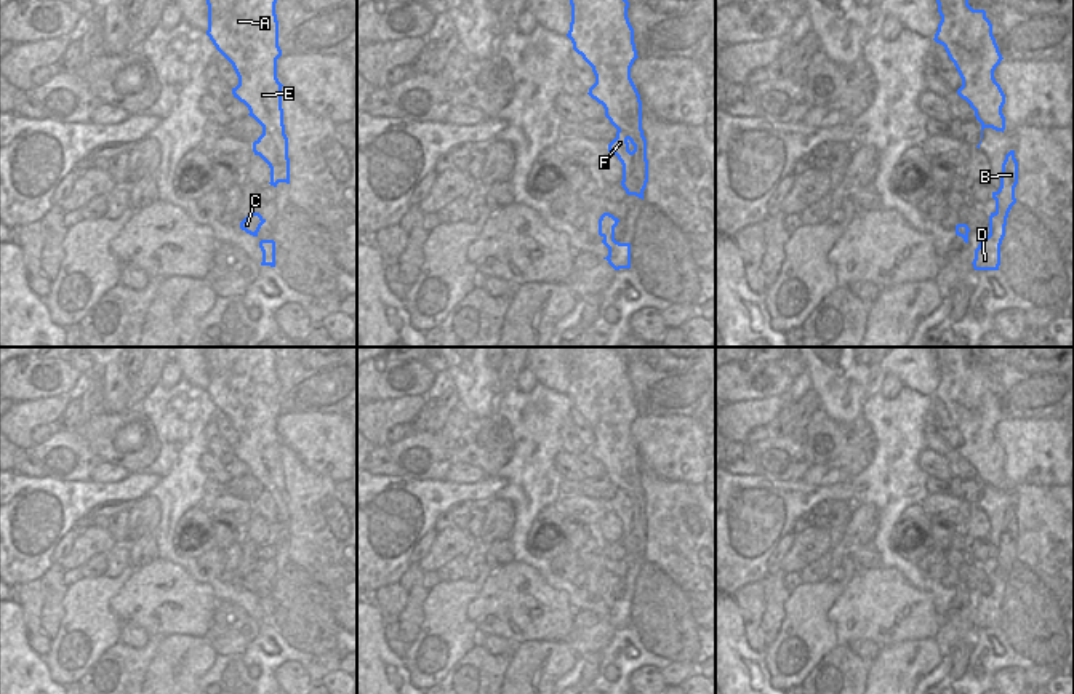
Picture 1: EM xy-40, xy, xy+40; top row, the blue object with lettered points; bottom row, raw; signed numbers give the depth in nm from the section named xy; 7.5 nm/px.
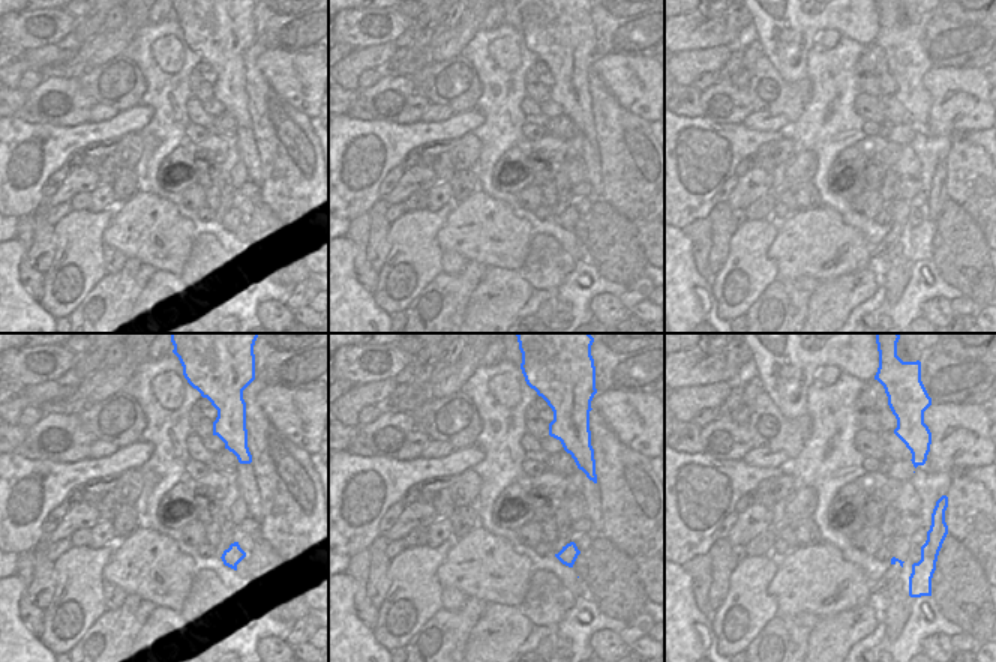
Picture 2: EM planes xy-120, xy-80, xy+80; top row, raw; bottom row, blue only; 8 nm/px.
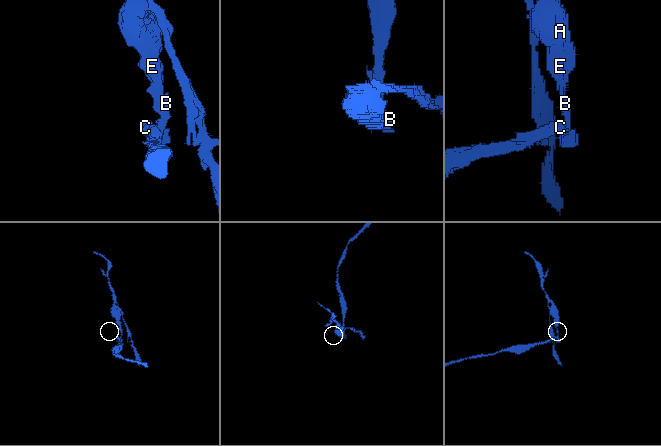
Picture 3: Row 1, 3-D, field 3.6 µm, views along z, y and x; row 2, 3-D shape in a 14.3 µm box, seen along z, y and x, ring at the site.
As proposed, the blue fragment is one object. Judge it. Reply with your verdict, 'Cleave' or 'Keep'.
Cleave

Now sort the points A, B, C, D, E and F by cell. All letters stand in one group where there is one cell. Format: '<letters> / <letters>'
A B D E F / C

